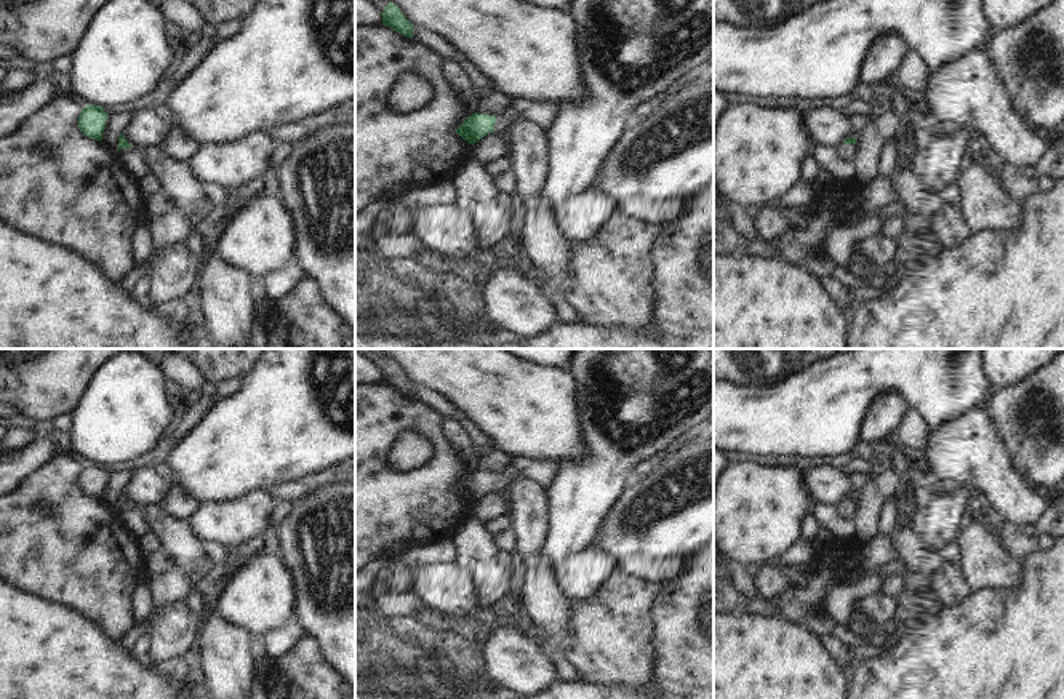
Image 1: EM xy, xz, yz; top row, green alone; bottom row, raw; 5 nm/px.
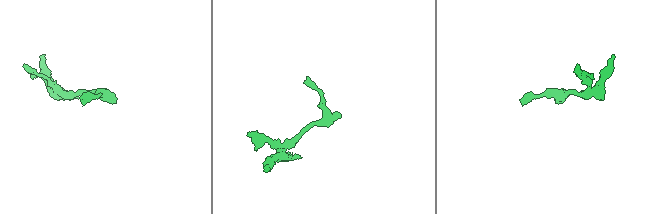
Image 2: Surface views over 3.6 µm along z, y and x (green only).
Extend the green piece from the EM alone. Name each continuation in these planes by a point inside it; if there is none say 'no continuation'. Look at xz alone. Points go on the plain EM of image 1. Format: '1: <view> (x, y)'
1: xz (509, 474)

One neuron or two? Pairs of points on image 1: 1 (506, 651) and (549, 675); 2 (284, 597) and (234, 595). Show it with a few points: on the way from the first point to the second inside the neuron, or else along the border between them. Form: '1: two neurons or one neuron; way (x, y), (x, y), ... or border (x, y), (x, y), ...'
1: one neuron; way (517, 663), (528, 672), (538, 674)
2: one neuron; way (271, 597), (247, 597)

